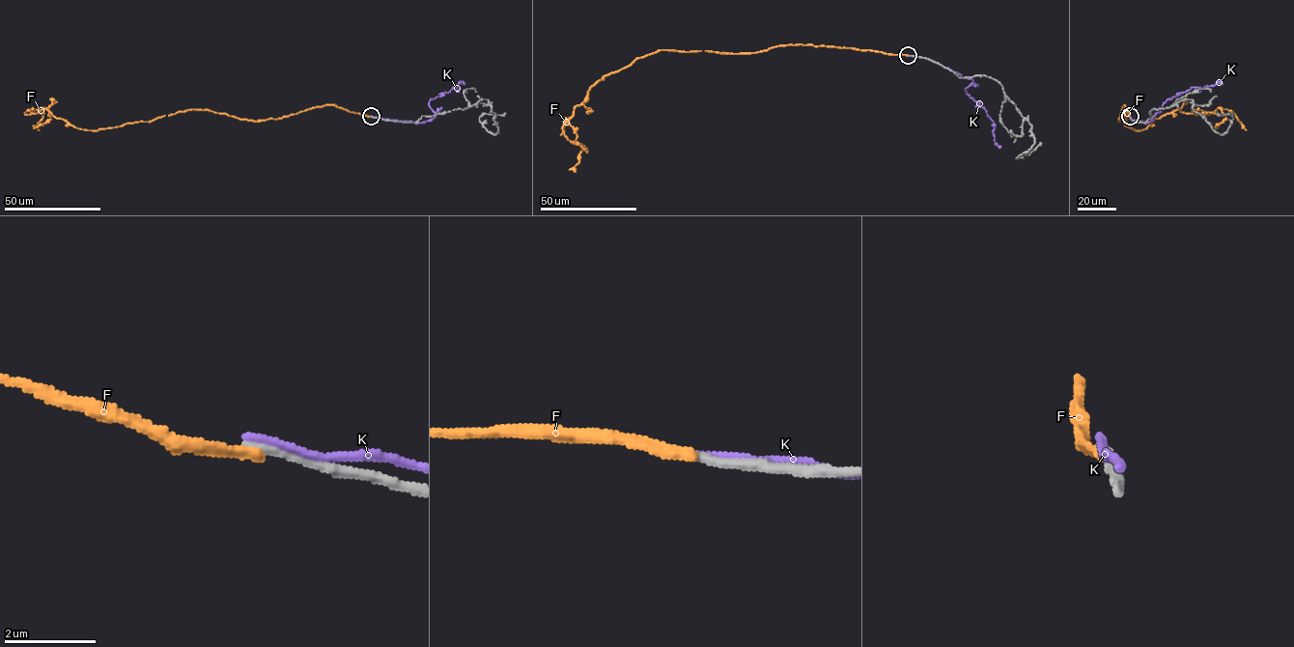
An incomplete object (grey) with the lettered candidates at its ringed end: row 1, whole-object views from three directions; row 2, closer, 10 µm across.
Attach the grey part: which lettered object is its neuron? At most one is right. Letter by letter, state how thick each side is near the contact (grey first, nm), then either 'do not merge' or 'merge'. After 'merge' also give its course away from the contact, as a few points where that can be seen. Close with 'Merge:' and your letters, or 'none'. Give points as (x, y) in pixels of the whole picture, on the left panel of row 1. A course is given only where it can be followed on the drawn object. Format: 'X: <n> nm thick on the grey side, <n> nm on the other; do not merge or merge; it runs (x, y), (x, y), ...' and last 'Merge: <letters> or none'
F: 200 nm thick on the grey side, 220 nm on the other; do not merge
K: 280 nm thick on the grey side, 220 nm on the other; do not merge
Merge: none

